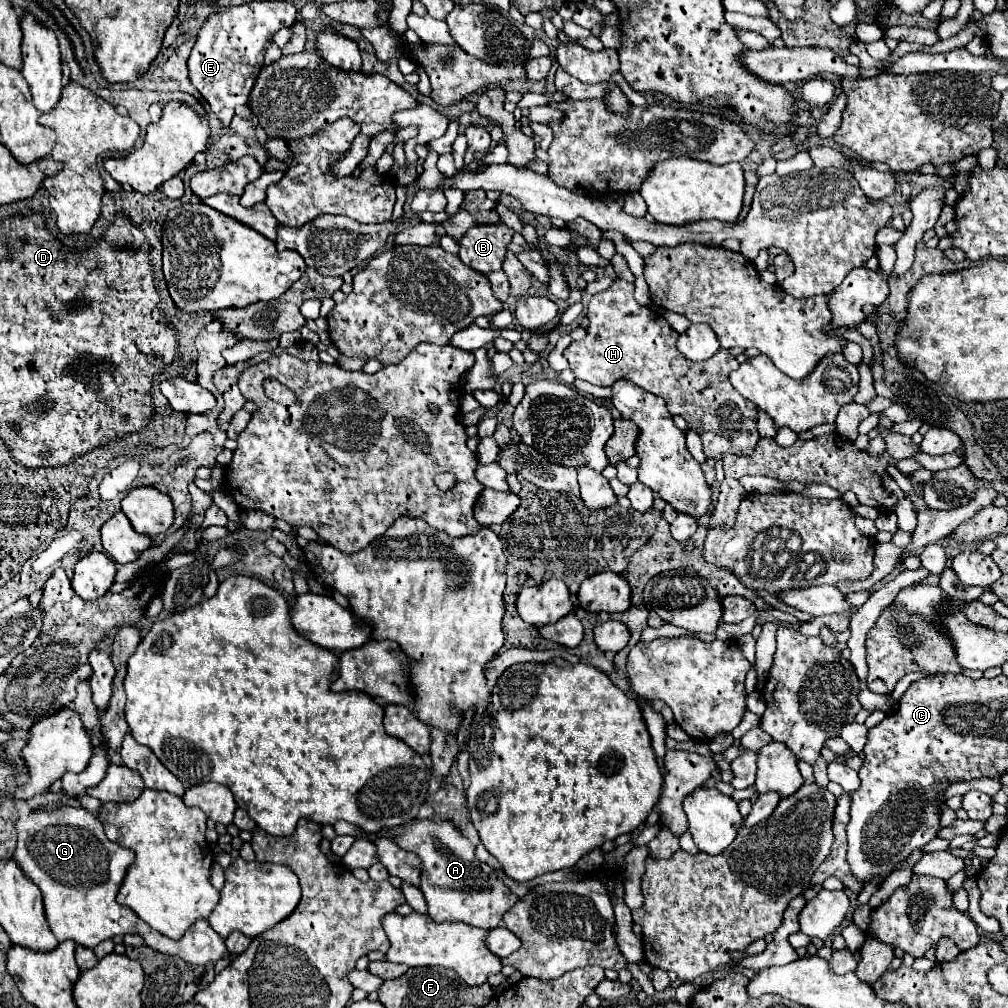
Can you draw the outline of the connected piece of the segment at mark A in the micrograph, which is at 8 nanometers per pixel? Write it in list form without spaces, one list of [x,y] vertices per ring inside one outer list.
[[[414,819],[406,825],[366,833],[368,839],[392,839],[404,851],[412,851],[422,861],[420,891],[428,903],[428,915],[442,921],[464,921],[482,929],[494,929],[500,925],[502,915],[510,909],[518,897],[498,879],[488,863],[476,859],[476,847],[462,835],[462,831],[448,819]]]

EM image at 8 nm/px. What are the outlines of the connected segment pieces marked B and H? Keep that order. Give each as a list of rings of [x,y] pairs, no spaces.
[[[504,223],[492,227],[472,227],[460,239],[460,261],[482,275],[502,269],[506,247],[512,243],[514,231]]]
[[[614,281],[610,289],[594,295],[588,303],[586,317],[590,319],[586,337],[582,341],[572,341],[564,351],[576,379],[584,379],[600,387],[608,387],[616,379],[630,379],[638,387],[662,397],[668,405],[668,411],[672,415],[682,415],[688,427],[700,435],[704,445],[704,455],[708,459],[720,457],[722,453],[750,455],[754,451],[760,439],[758,427],[756,427],[758,411],[742,395],[738,395],[732,383],[728,381],[728,373],[738,367],[738,361],[726,349],[718,349],[716,355],[706,361],[686,363],[684,355],[680,355],[680,351],[676,349],[676,331],[672,331],[672,327],[666,323],[666,319],[660,313],[640,305],[634,299],[634,283],[628,283],[628,281]]]

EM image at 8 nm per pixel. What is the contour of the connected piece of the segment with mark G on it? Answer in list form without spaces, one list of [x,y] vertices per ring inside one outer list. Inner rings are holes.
[[[64,807],[50,813],[32,811],[28,817],[20,817],[16,821],[16,831],[18,845],[14,861],[42,891],[48,925],[58,941],[72,939],[78,945],[94,949],[104,939],[138,933],[152,949],[176,955],[190,965],[230,959],[222,937],[214,933],[206,921],[198,921],[190,931],[186,931],[184,939],[172,941],[166,935],[152,931],[152,927],[148,927],[148,923],[144,923],[132,909],[116,903],[120,883],[136,855],[130,849],[108,841],[102,823],[82,807]]]

